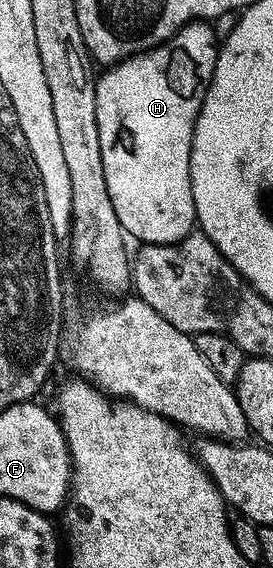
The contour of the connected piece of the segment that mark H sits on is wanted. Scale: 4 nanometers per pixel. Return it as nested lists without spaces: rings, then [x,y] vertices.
[[[194,22],[182,28],[167,46],[154,48],[152,52],[142,52],[139,56],[133,56],[122,64],[116,65],[105,77],[97,80],[97,109],[99,110],[99,146],[103,156],[103,174],[107,178],[107,194],[111,194],[111,206],[115,206],[115,214],[119,218],[121,227],[130,237],[142,240],[142,245],[151,244],[178,244],[189,236],[194,235],[198,227],[197,211],[195,210],[195,198],[191,186],[191,174],[189,163],[191,162],[191,150],[193,149],[193,131],[197,125],[197,119],[201,113],[201,107],[205,96],[209,92],[209,86],[213,82],[215,66],[217,65],[217,53],[219,51],[219,36],[212,32],[210,25],[205,22]]]

